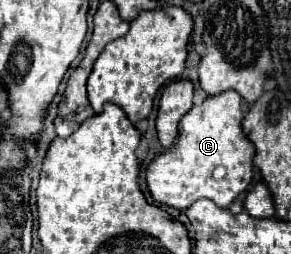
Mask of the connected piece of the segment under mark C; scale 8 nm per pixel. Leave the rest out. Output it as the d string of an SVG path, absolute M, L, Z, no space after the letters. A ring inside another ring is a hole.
M224 90L222 94L208 96L202 104L194 106L180 120L180 134L178 134L174 146L170 150L166 150L164 154L160 154L156 160L152 160L146 170L146 182L148 182L148 190L150 190L152 198L156 202L172 206L176 210L186 210L200 198L210 198L216 202L216 206L228 208L230 202L250 186L250 180L254 174L252 160L256 156L256 148L254 148L254 144L250 144L248 136L242 130L244 110L246 110L246 104L244 104L242 96L234 90Z

